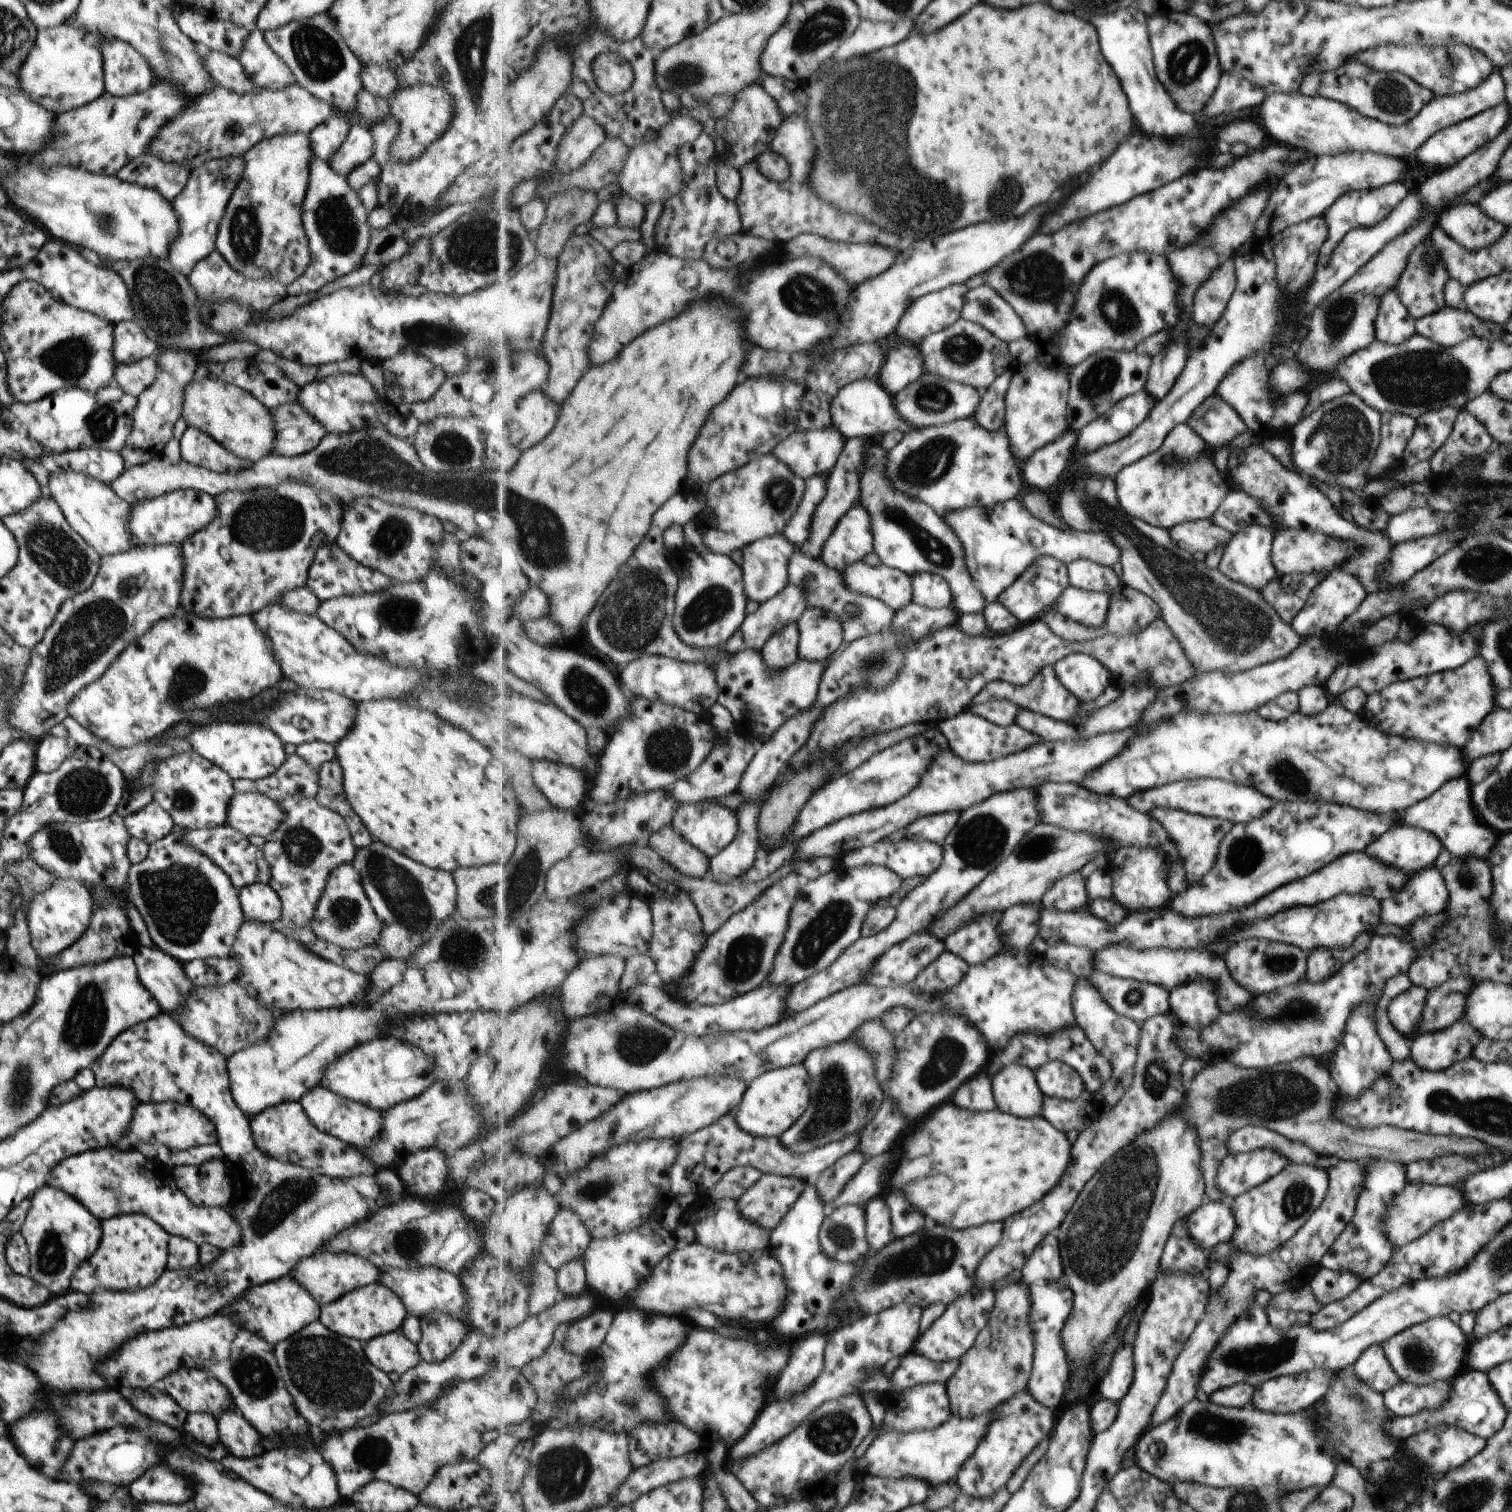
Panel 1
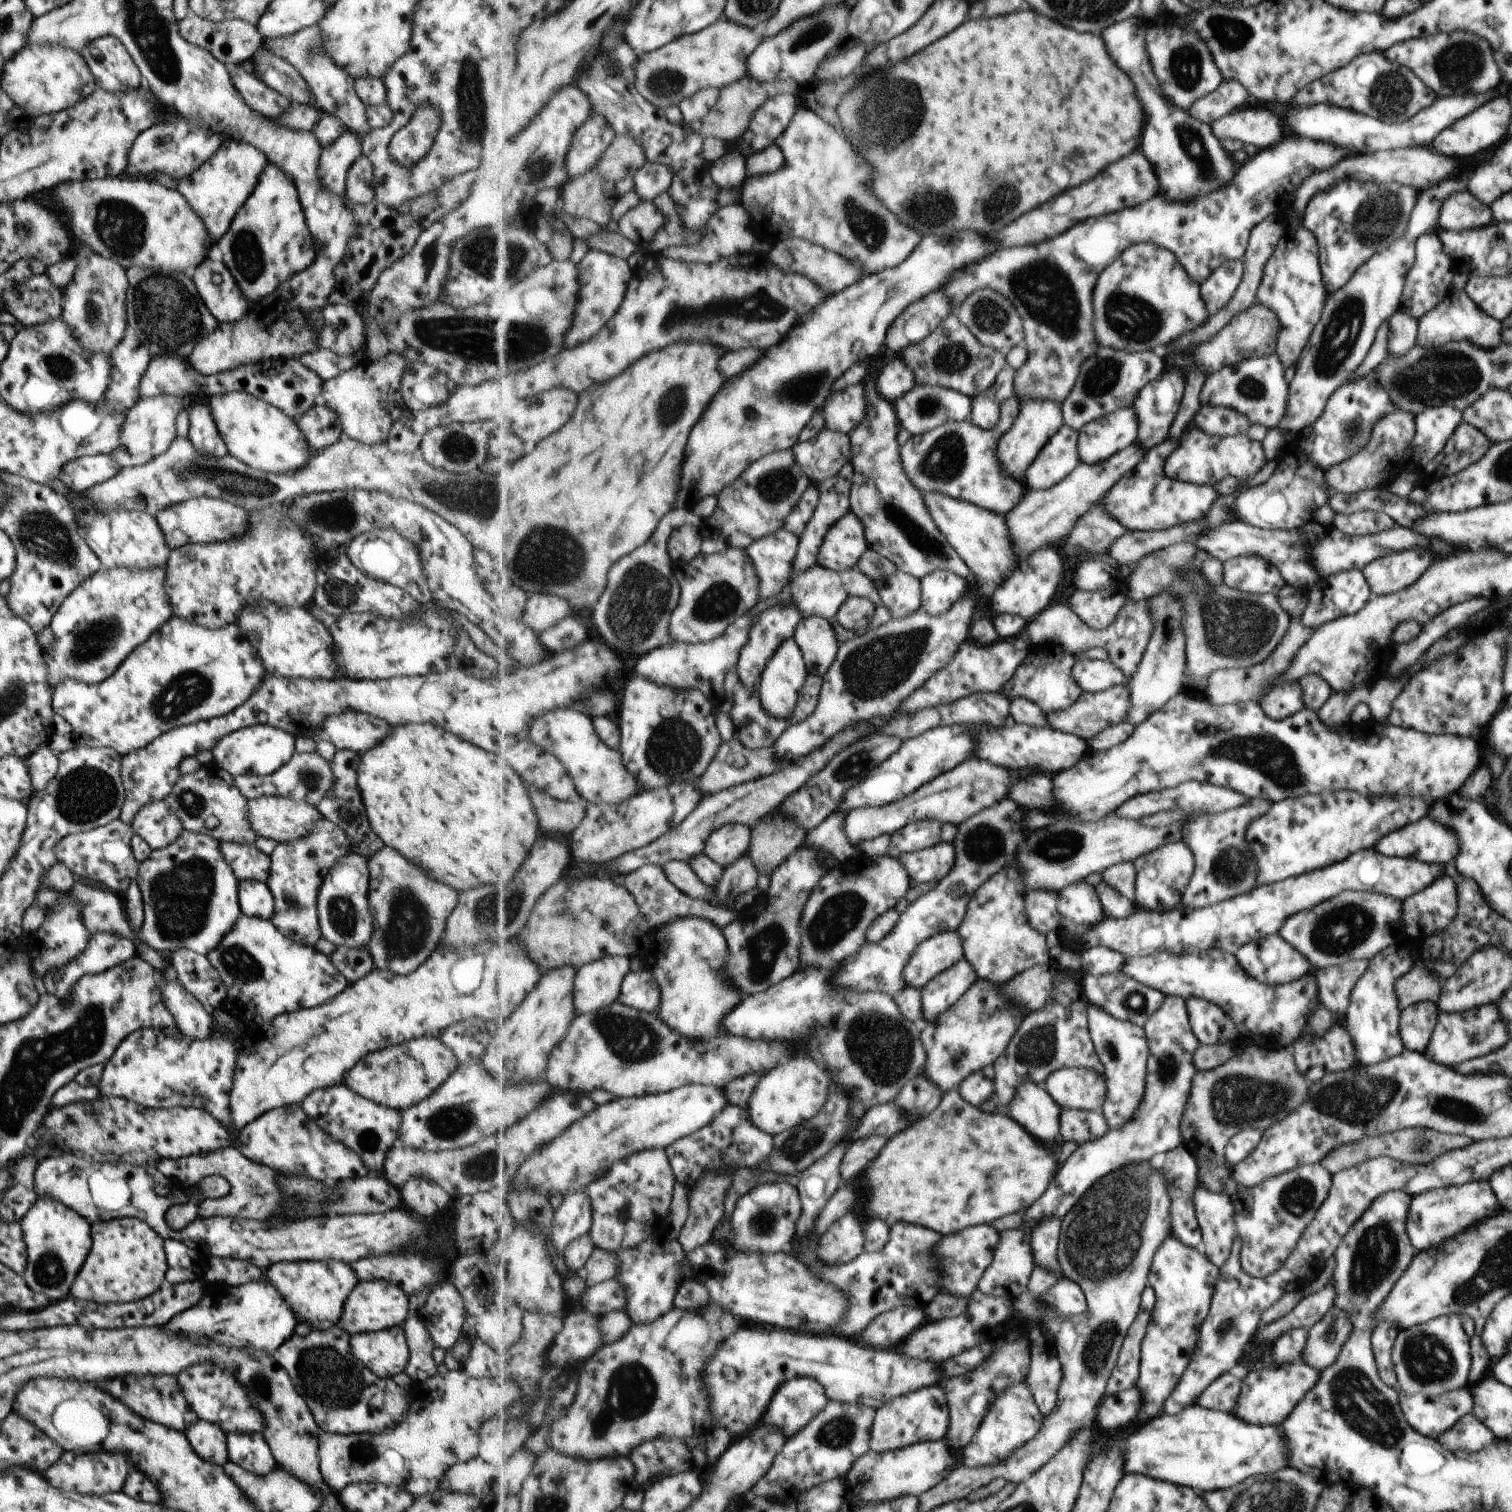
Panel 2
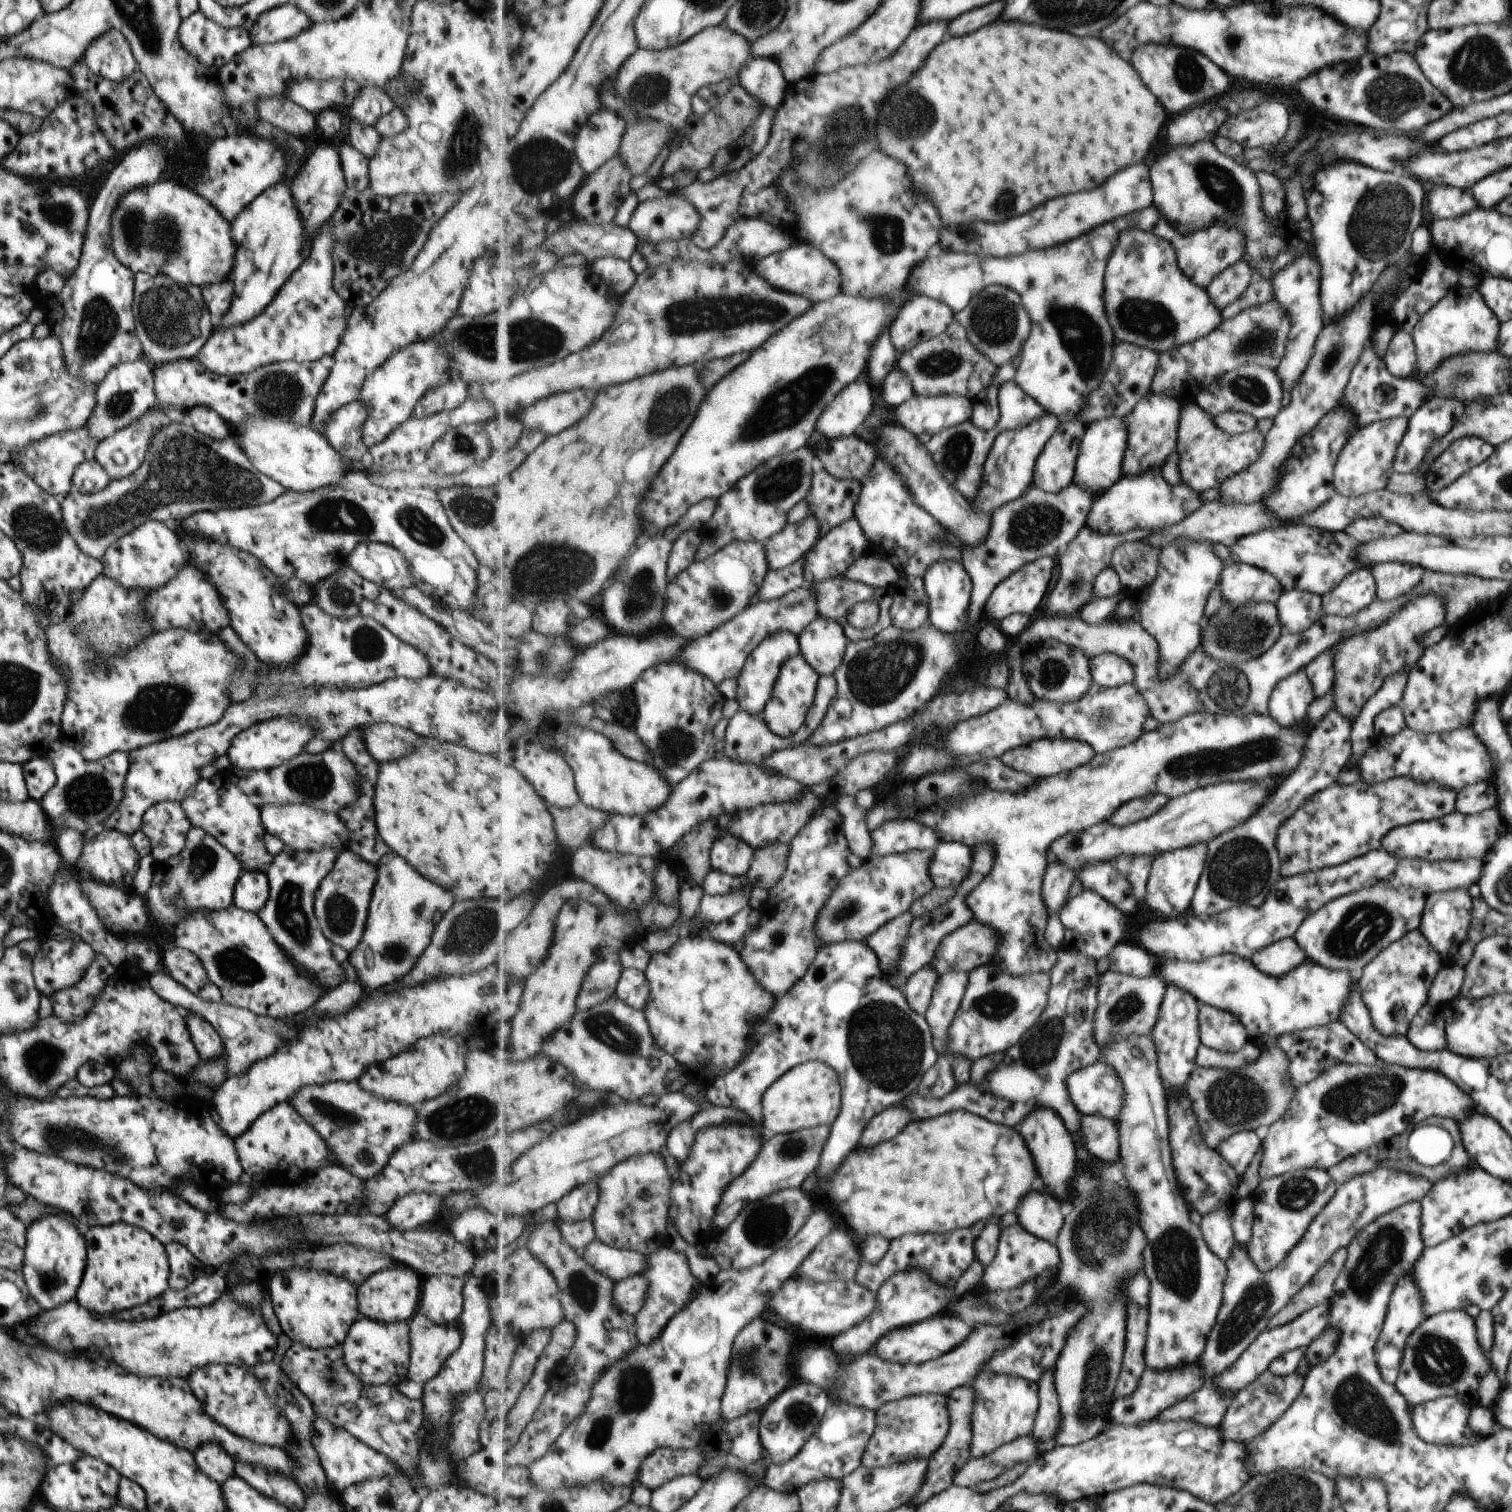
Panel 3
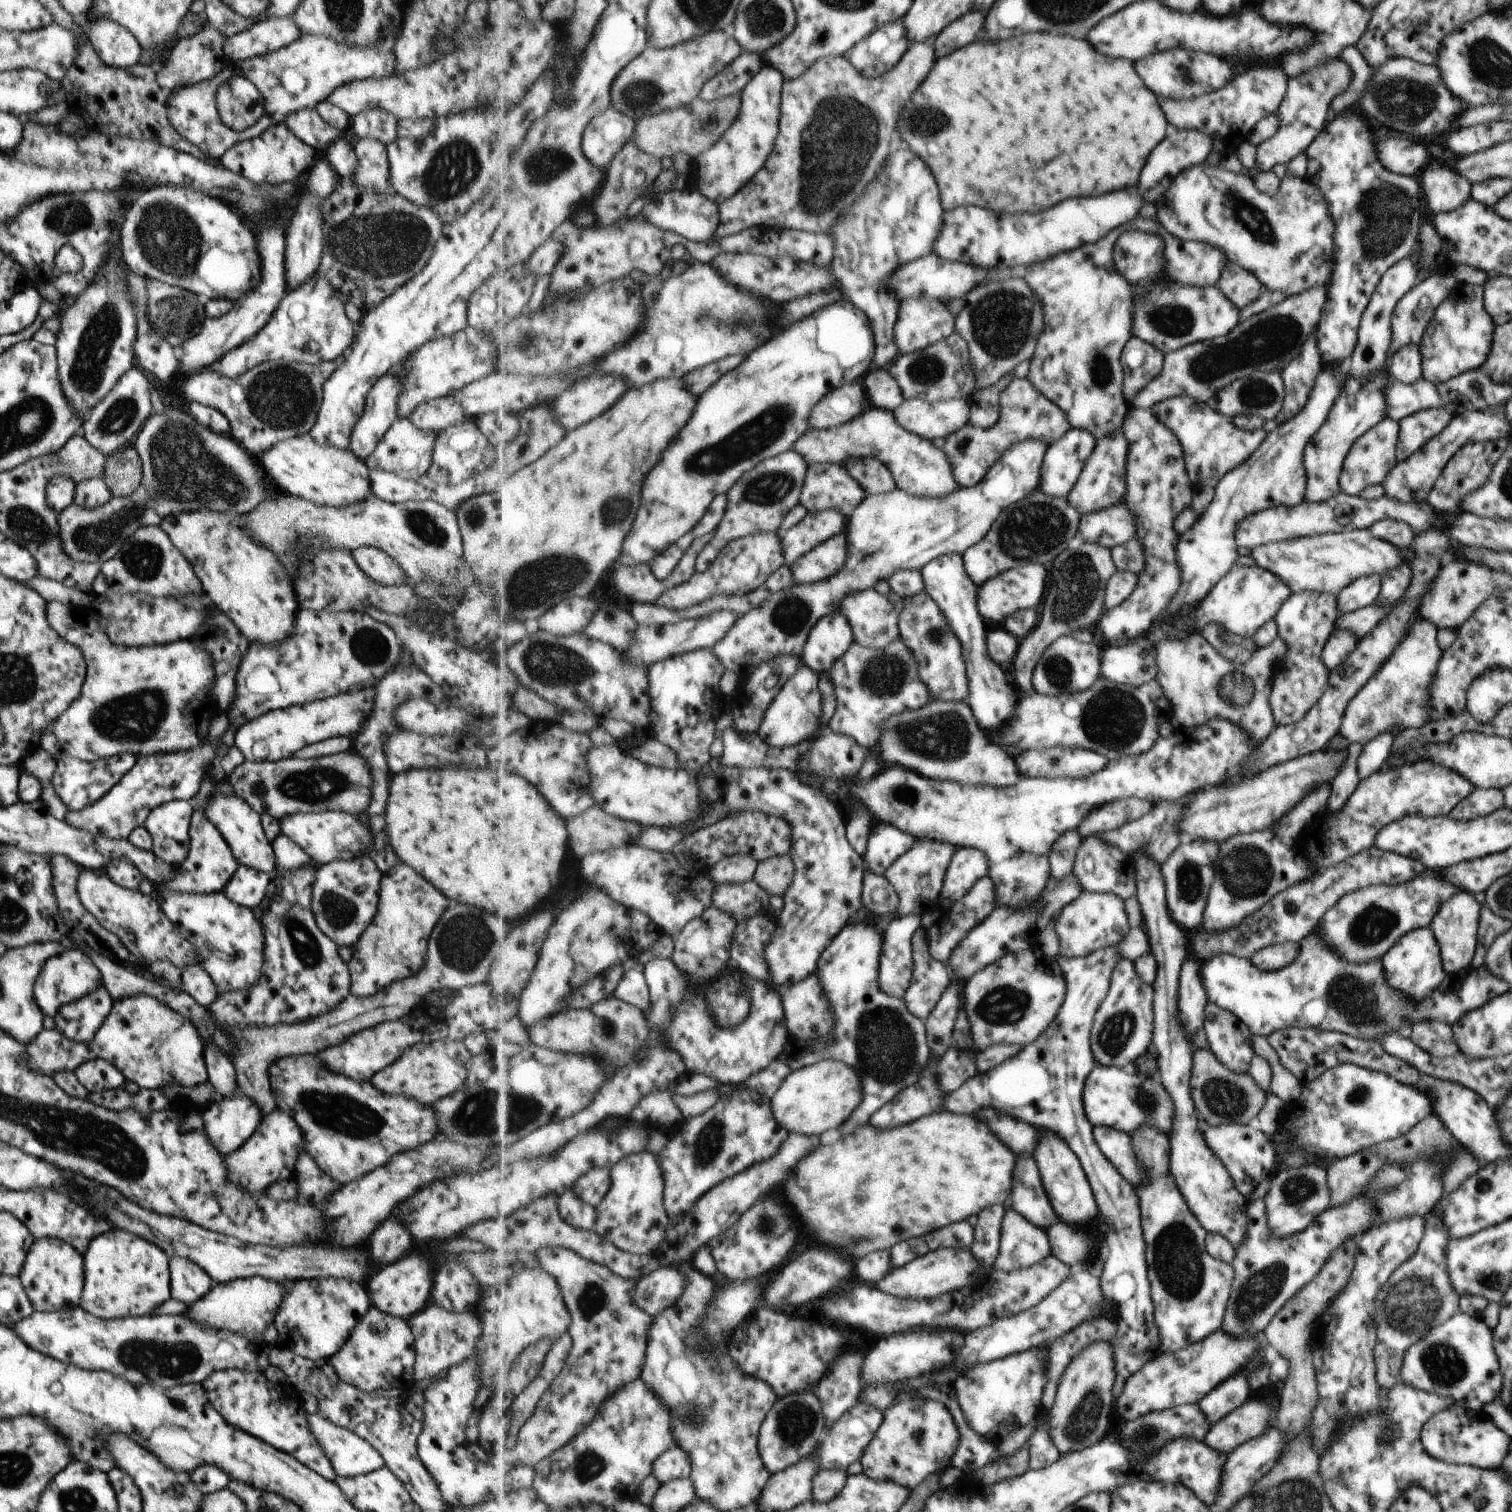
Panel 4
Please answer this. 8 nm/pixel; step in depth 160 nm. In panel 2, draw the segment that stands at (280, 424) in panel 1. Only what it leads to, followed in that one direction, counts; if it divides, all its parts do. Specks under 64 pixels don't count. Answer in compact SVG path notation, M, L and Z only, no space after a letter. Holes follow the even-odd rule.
M318 398L315 404L296 421L299 430L306 436L310 452L316 453L339 440L342 428L338 416Z

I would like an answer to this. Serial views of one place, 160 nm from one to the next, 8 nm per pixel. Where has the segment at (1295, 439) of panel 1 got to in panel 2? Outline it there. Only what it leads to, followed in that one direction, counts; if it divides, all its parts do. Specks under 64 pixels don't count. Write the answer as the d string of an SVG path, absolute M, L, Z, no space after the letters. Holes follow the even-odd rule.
M1373 371L1362 377L1350 378L1343 386L1336 388L1335 393L1327 400L1327 406L1320 414L1320 418L1312 424L1309 432L1305 432L1307 434L1305 438L1311 444L1307 457L1322 472L1327 471L1329 467L1363 450L1371 438L1375 424L1395 410L1397 410L1396 406L1386 390L1378 385Z

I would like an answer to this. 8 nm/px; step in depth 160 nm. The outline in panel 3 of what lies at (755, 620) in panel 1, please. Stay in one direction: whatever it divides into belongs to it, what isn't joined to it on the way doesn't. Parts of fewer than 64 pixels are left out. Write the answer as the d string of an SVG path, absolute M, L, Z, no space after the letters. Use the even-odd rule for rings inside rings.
M781 630L780 632L775 632L772 636L767 636L753 650L752 656L749 656L748 663L745 664L744 672L741 672L739 676L736 700L739 703L740 709L744 709L753 715L762 715L765 711L765 706L767 706L771 696L773 696L773 688L776 687L781 668L784 668L784 665L790 659L793 659L793 656L800 654L800 651L800 638L795 633L789 632L789 630Z

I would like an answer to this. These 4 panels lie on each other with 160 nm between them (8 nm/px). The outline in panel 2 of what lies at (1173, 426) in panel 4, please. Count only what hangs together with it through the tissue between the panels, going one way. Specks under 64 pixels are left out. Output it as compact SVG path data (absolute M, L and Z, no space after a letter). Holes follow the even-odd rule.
M1191 419L1184 428L1176 446L1163 462L1163 474L1167 480L1183 481L1196 485L1213 485L1224 476L1253 477L1265 463L1262 444L1247 438L1246 434L1223 437L1209 436Z

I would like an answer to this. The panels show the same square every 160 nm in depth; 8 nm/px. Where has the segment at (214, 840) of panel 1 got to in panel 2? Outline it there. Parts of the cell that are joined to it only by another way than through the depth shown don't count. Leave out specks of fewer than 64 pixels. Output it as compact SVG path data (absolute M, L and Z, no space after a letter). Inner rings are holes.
M219 842L219 850L238 880L264 883L270 869L270 855L259 851L253 843Z

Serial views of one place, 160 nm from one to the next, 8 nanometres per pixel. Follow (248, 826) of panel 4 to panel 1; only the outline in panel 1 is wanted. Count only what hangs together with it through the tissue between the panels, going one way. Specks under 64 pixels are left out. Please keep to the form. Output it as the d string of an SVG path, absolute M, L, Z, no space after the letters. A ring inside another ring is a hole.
M195 751L176 753L167 758L154 762L154 776L152 777L152 800L157 803L181 829L212 829L226 824L226 808L234 795L232 778L225 774L218 766L205 760Z

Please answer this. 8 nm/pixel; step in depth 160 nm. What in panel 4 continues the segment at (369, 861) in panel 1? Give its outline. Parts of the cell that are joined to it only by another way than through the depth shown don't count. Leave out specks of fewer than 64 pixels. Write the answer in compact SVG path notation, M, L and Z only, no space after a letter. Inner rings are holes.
M401 864L382 874L375 916L360 934L346 963L350 976L349 993L356 997L371 996L421 969L426 959L429 933L445 908L447 898L412 868Z

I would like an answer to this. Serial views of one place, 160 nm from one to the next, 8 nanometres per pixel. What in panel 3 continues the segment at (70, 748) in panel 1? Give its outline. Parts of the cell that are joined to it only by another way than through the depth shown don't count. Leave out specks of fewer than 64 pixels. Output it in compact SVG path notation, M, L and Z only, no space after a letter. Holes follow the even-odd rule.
M35 756L21 765L21 769L27 796L39 803L45 792L48 792L55 784L53 762L47 756Z

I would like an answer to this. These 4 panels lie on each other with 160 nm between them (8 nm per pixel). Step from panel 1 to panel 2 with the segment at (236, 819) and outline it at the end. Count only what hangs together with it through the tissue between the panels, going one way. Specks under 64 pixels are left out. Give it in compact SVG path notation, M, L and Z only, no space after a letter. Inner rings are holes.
M260 796L247 799L246 818L250 824L250 829L257 836L271 838L278 843L286 843L301 838L312 831L318 823L318 818L323 818L323 816L316 807L305 802L289 800L280 796Z

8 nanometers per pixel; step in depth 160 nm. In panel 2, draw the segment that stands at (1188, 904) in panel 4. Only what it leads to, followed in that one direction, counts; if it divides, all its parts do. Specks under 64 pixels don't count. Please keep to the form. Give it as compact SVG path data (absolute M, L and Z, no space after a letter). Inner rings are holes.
M1183 841L1163 845L1153 852L1140 856L1135 864L1139 874L1135 904L1155 912L1165 912L1181 904L1183 892L1188 886L1192 872L1195 871L1192 850Z

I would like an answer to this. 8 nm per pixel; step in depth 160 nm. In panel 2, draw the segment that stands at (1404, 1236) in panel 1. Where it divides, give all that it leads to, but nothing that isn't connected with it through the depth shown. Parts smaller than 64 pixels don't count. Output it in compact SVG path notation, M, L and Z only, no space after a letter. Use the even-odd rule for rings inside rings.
M1469 1181L1461 1186L1431 1189L1412 1196L1407 1214L1408 1239L1416 1252L1427 1251L1475 1223L1493 1216L1499 1210L1502 1210L1502 1206L1488 1181Z

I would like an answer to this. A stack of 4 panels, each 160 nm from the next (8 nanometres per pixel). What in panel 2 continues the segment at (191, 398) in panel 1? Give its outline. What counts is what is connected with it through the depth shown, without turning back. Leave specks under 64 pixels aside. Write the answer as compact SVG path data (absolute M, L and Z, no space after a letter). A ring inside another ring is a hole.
M245 391L215 395L204 401L228 453L243 464L266 473L292 473L309 462L313 452L306 436L278 408Z

